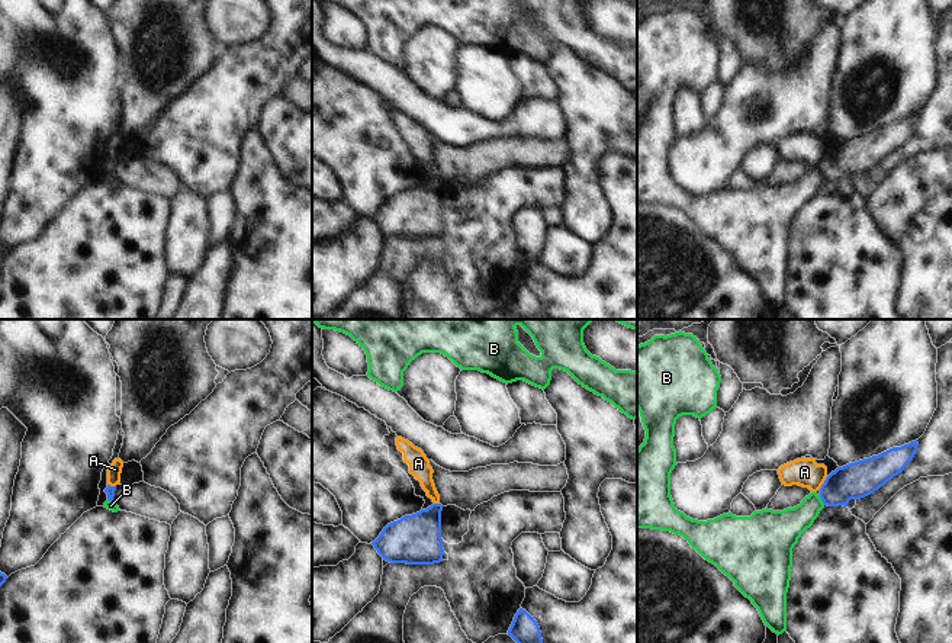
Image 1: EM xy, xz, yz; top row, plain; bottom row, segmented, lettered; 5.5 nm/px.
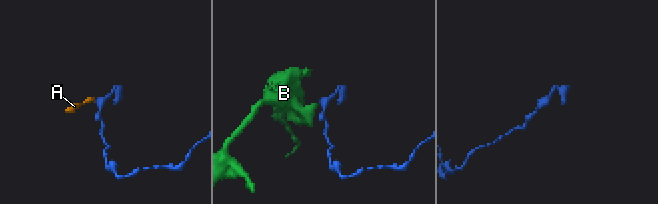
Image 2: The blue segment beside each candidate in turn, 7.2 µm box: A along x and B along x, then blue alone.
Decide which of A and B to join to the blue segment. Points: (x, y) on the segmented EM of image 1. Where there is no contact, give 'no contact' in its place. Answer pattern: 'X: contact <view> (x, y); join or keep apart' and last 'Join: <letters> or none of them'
A: contact yz (825, 482); keep apart
B: contact yz (822, 500); keep apart
Join: none of them

